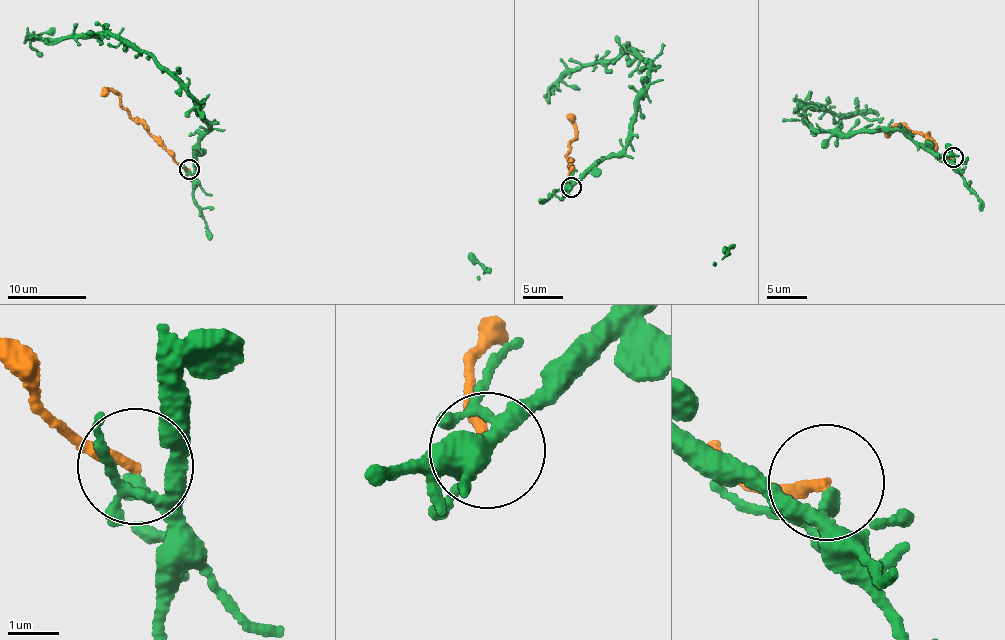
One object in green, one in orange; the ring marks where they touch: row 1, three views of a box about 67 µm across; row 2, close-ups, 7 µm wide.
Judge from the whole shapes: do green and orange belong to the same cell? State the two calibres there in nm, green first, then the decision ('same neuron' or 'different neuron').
240/200 nm | different neuron

